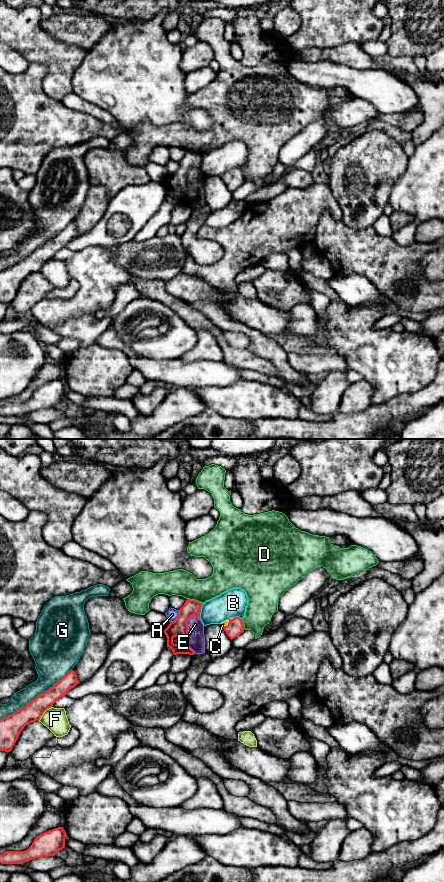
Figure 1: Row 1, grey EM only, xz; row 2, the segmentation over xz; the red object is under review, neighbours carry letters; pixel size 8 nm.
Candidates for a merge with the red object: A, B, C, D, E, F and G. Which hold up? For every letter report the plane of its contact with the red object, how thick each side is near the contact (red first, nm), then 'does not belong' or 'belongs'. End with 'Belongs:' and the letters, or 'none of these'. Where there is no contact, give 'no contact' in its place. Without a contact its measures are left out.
A: meets red in xz; 140 nm thick on the red side, 100 nm on the other; does not belong
B: meets red in xz; 140 nm thick on the red side, 220 nm on the other; does not belong
C: meets red in xz; 140 nm thick on the red side, 50 nm on the other; belongs
D: meets red in xz; 140 nm thick on the red side, 220 nm on the other; does not belong
E: meets red in xz; 140 nm thick on the red side, 140 nm on the other; does not belong
F: meets red in xz; 160 nm thick on the red side, 190 nm on the other; does not belong
G: meets red in xz; 150 nm thick on the red side, 220 nm on the other; does not belong
Belongs: C

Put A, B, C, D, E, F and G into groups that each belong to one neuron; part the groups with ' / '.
A / B / C / D / E / F / G

